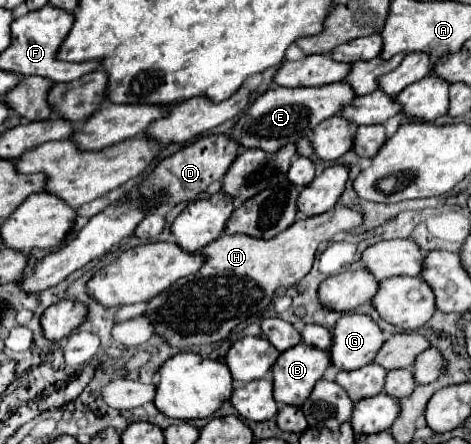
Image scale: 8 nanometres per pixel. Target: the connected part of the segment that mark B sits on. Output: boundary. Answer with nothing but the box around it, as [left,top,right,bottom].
[272,342,328,406]

